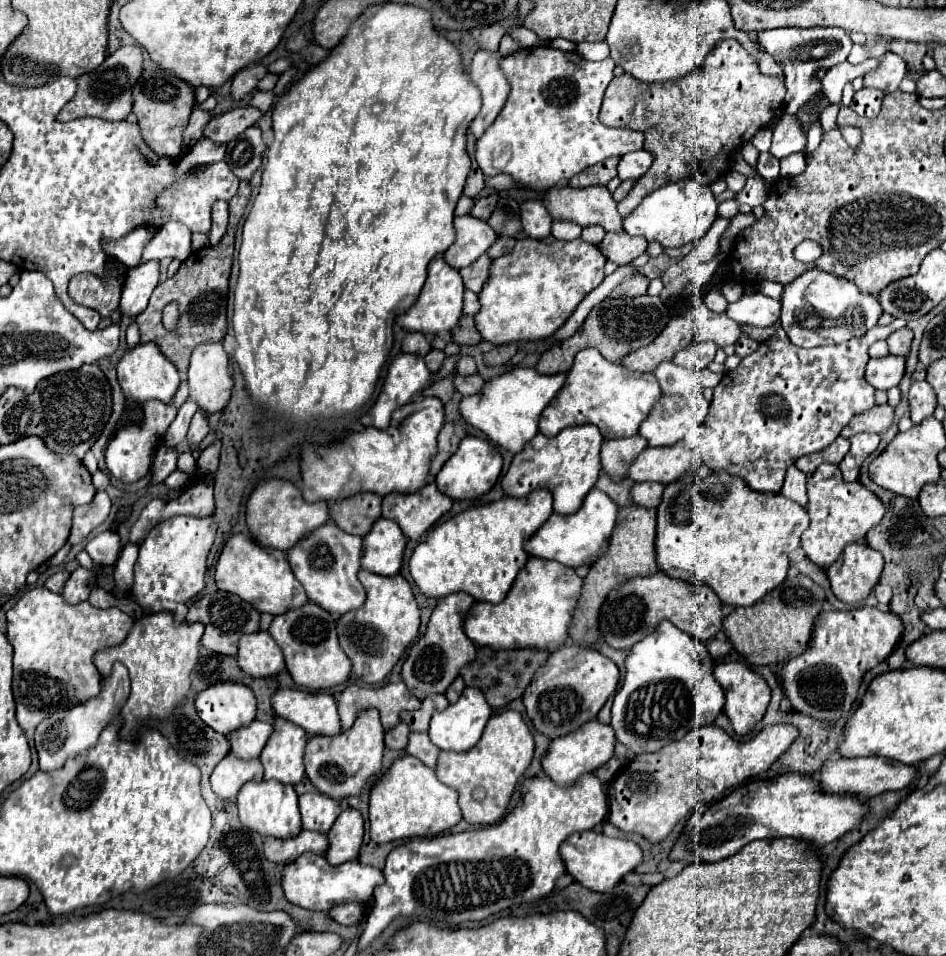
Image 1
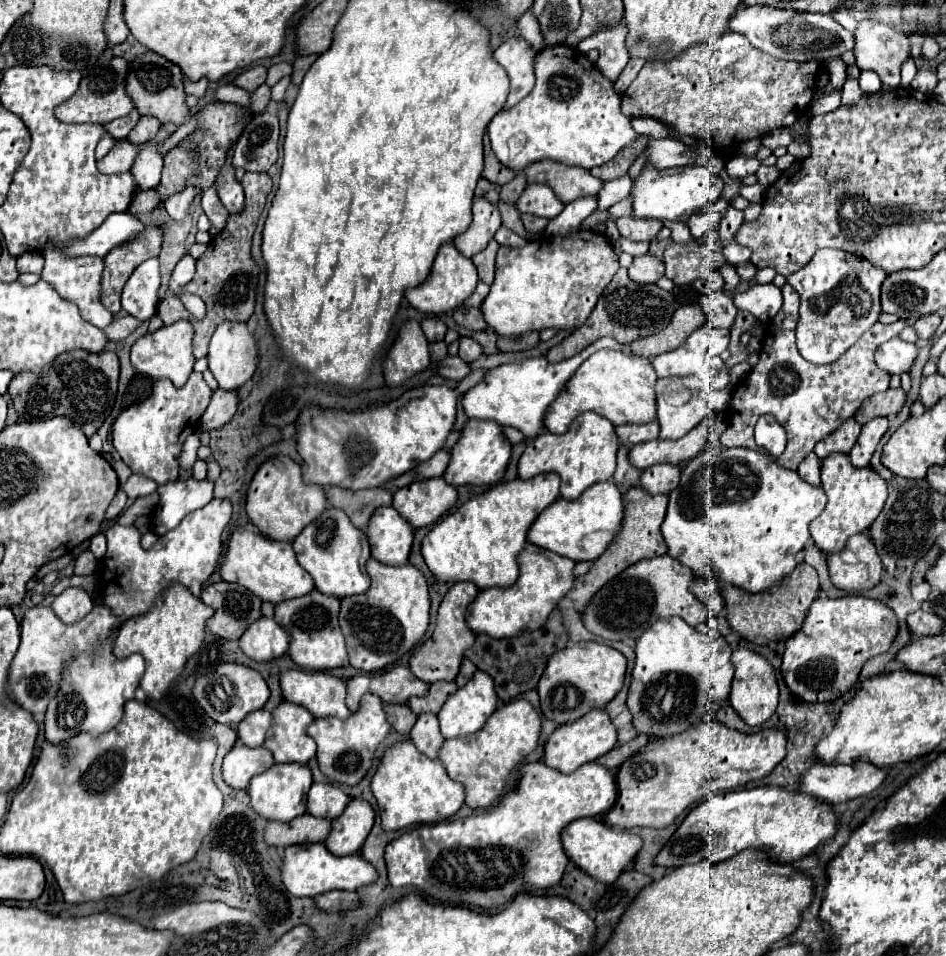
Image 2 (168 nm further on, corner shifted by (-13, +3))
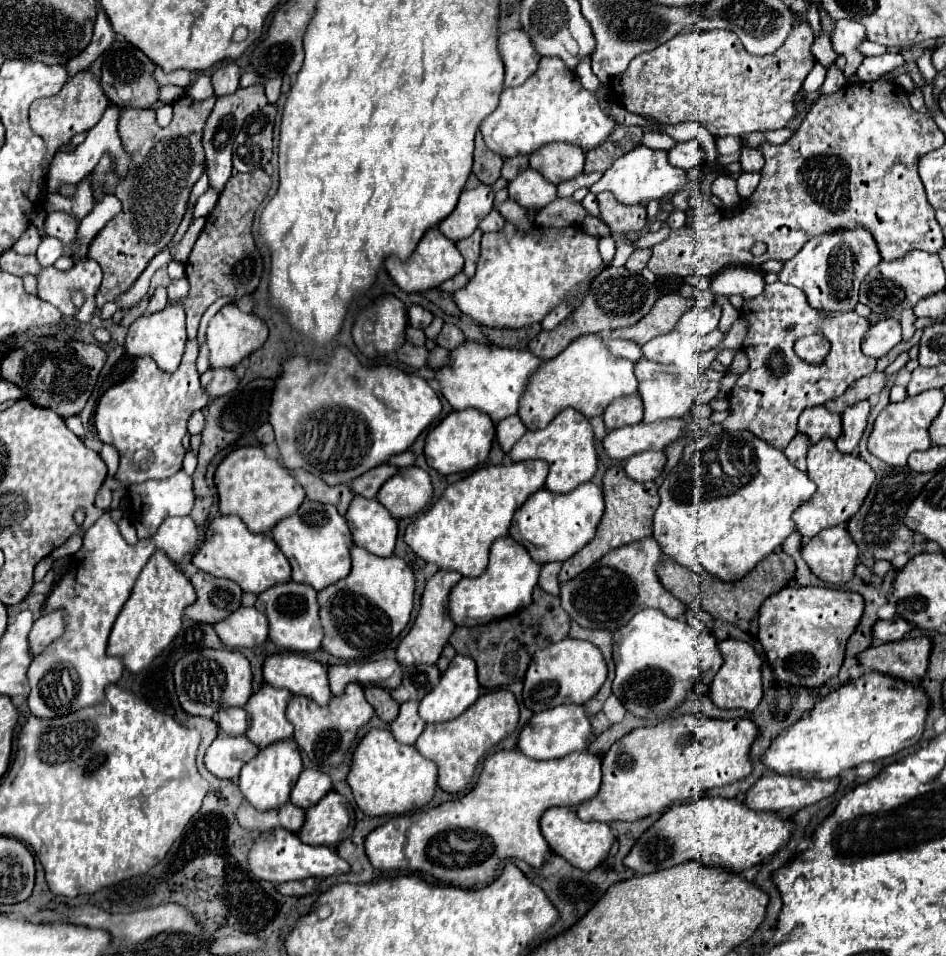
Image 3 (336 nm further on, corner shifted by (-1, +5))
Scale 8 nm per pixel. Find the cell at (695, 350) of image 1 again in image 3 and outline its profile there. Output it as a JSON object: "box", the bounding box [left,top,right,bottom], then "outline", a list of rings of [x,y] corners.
{"box":[676,303,722,335],"outline":[[[714,303],[710,309],[696,309],[692,307],[686,311],[680,321],[676,323],[676,329],[680,333],[696,333],[696,335],[708,335],[718,327],[718,319],[722,315],[722,309],[718,303]]]}

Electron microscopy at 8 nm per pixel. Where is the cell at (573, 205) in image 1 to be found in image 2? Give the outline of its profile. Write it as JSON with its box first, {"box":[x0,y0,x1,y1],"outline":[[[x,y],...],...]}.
{"box":[524,161,602,205],"outline":[[[538,161],[524,169],[528,185],[548,185],[564,205],[580,197],[596,197],[602,189],[602,181],[592,177],[590,171],[578,167],[566,167],[556,161]]]}

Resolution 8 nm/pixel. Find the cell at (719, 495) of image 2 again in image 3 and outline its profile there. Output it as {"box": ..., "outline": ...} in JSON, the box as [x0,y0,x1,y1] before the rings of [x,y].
{"box":[654,431,816,581],"outline":[[[750,431],[708,433],[686,445],[680,463],[660,485],[660,505],[654,515],[654,537],[662,553],[680,565],[702,565],[710,575],[732,581],[742,579],[766,555],[770,555],[796,529],[792,513],[808,501],[816,485],[804,471],[798,471],[782,451],[770,447]]]}

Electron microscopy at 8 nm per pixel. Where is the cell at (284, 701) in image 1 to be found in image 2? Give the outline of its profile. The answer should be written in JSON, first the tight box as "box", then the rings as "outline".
{"box":[280,671,348,719],"outline":[[[286,671],[280,677],[284,699],[294,705],[302,705],[314,717],[338,717],[348,719],[346,685],[324,671]]]}

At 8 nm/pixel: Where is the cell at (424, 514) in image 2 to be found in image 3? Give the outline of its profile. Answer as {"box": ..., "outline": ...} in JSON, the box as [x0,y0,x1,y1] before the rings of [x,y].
{"box":[376,465,432,519],"outline":[[[416,465],[404,467],[398,471],[398,475],[392,475],[376,495],[376,499],[396,519],[414,517],[428,505],[430,497],[432,497],[430,475]]]}

